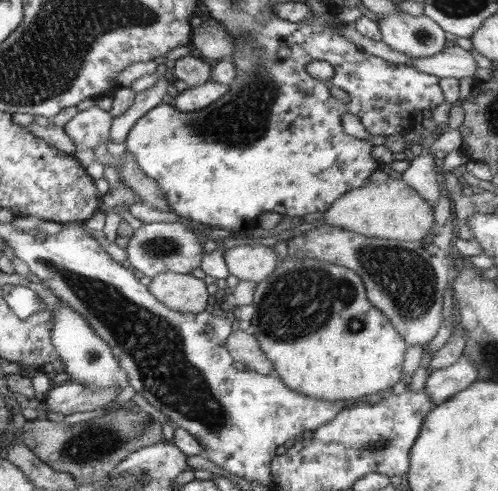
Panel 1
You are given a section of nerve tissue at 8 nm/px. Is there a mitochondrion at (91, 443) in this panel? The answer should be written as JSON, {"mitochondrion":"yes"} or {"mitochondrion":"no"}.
{"mitochondrion":"yes"}

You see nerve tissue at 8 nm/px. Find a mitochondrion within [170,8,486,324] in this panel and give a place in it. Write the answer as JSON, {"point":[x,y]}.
{"point":[423,36]}

